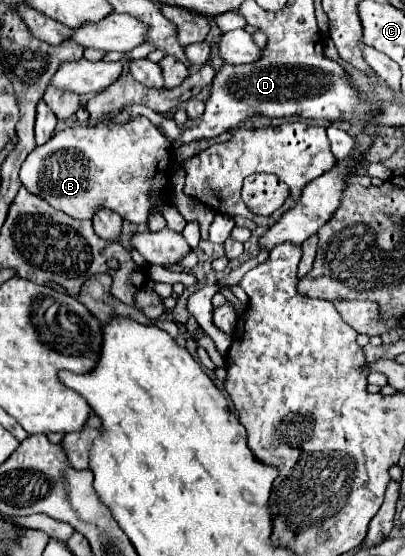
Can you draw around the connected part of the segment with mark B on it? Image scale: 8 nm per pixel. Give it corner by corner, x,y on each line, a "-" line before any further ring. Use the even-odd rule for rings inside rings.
144,116
122,126
102,120
96,126
66,128
44,146
36,146
22,164
20,180
28,192
44,198
52,208
76,220
92,220
100,208
108,208
128,222
144,224
148,210
154,206
148,192
154,192
158,198
156,206
164,214
168,228
182,232
186,220
174,206
162,200
162,188
168,184
164,170
170,166
170,148
172,144
166,136
-
44,174
46,180
42,180

